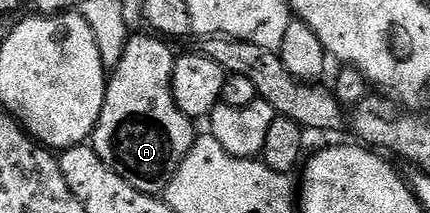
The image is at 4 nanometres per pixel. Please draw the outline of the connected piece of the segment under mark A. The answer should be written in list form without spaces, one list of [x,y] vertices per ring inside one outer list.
[[[133,34],[129,38],[122,59],[116,67],[111,68],[107,76],[108,88],[104,94],[102,113],[96,122],[96,130],[92,133],[90,146],[98,153],[98,157],[122,181],[134,185],[144,195],[159,196],[170,185],[174,173],[182,165],[182,161],[190,153],[198,131],[194,129],[193,120],[178,109],[172,92],[172,74],[176,64],[176,55],[169,44],[155,34]]]

